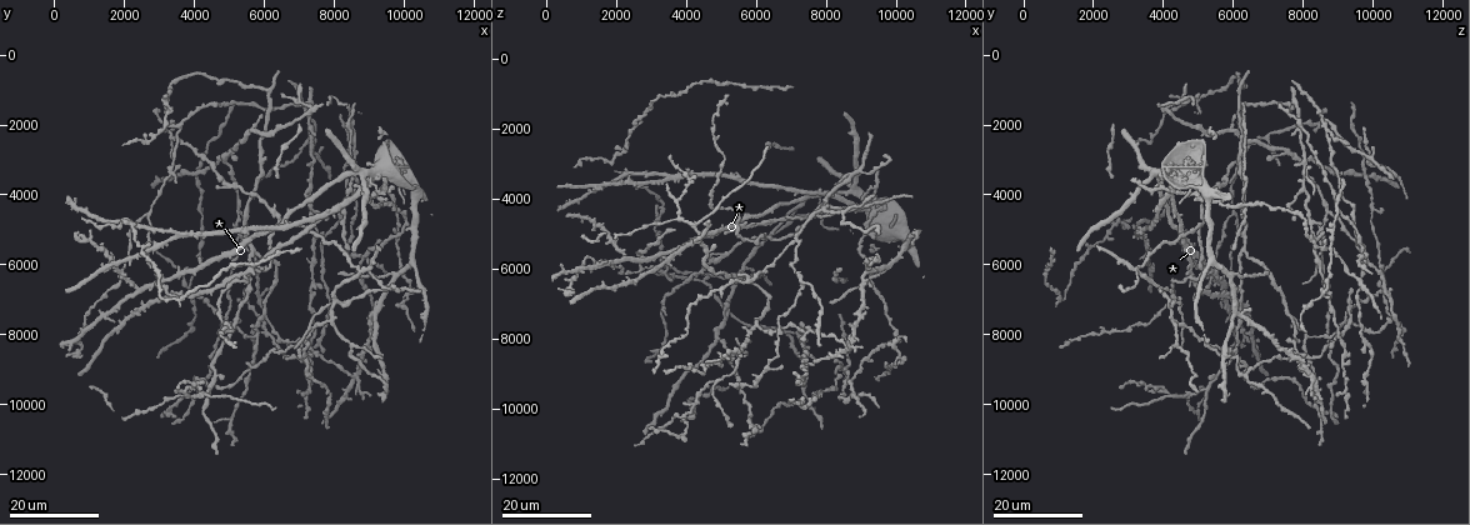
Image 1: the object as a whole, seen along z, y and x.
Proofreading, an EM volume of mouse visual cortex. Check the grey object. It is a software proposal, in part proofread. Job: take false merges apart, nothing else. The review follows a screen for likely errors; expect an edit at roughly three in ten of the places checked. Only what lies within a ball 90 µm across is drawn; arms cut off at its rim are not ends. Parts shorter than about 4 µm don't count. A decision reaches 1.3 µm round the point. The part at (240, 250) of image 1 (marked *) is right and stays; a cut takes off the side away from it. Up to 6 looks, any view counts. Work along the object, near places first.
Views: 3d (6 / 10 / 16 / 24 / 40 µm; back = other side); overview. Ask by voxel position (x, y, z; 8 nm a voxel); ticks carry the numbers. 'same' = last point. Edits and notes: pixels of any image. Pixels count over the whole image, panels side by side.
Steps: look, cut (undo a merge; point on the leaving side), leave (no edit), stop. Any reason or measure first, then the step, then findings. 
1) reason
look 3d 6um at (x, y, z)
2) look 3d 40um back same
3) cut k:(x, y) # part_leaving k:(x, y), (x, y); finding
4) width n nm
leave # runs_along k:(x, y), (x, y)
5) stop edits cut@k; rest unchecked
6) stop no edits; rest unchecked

three arms meet
look 3d 16um at (8500, 8300, 4400)

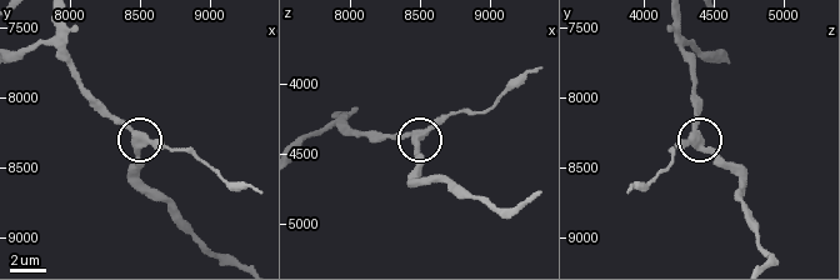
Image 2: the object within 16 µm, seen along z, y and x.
closer look
look 3d 10um at (8540, 8320, 4360)

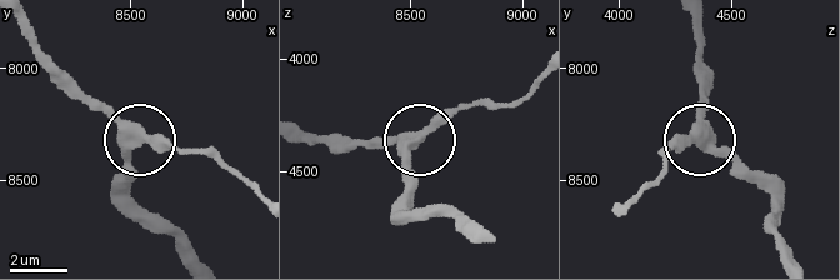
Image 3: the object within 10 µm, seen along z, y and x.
width 370 nm
leave # runs_along 3:(24, 21), (131, 129), (200, 150); all the same cell

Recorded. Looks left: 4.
side arm on a straight run
look 3d 16um at (8400, 7000, 4400)

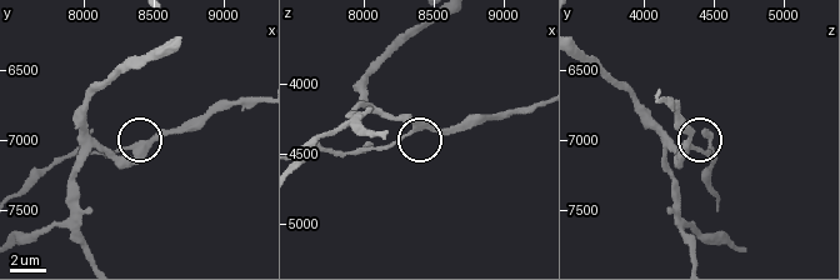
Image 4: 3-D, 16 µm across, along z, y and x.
look 3d 6um at (8400, 7040, 4300)

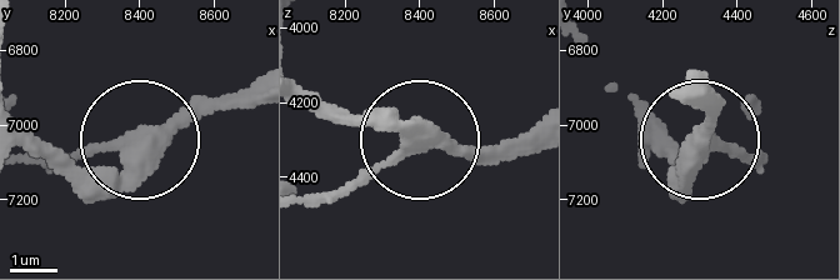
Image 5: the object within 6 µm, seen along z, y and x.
look 3d 6um back at (8380, 7050, 4310)

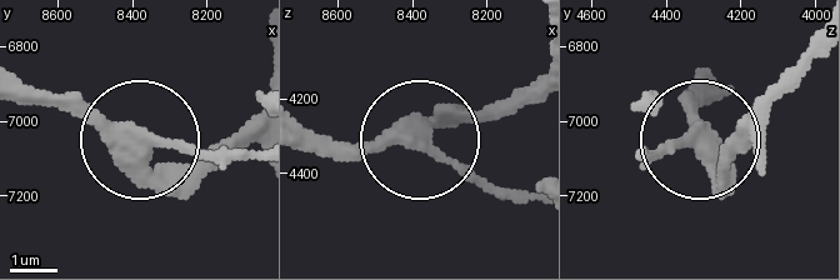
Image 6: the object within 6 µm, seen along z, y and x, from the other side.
width 340 nm
cut 6:(210, 151) # part_leaving 6:(146, 130), (249, 154); two cells meet here

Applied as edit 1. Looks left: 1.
stop edits cut@6; rest unchecked

